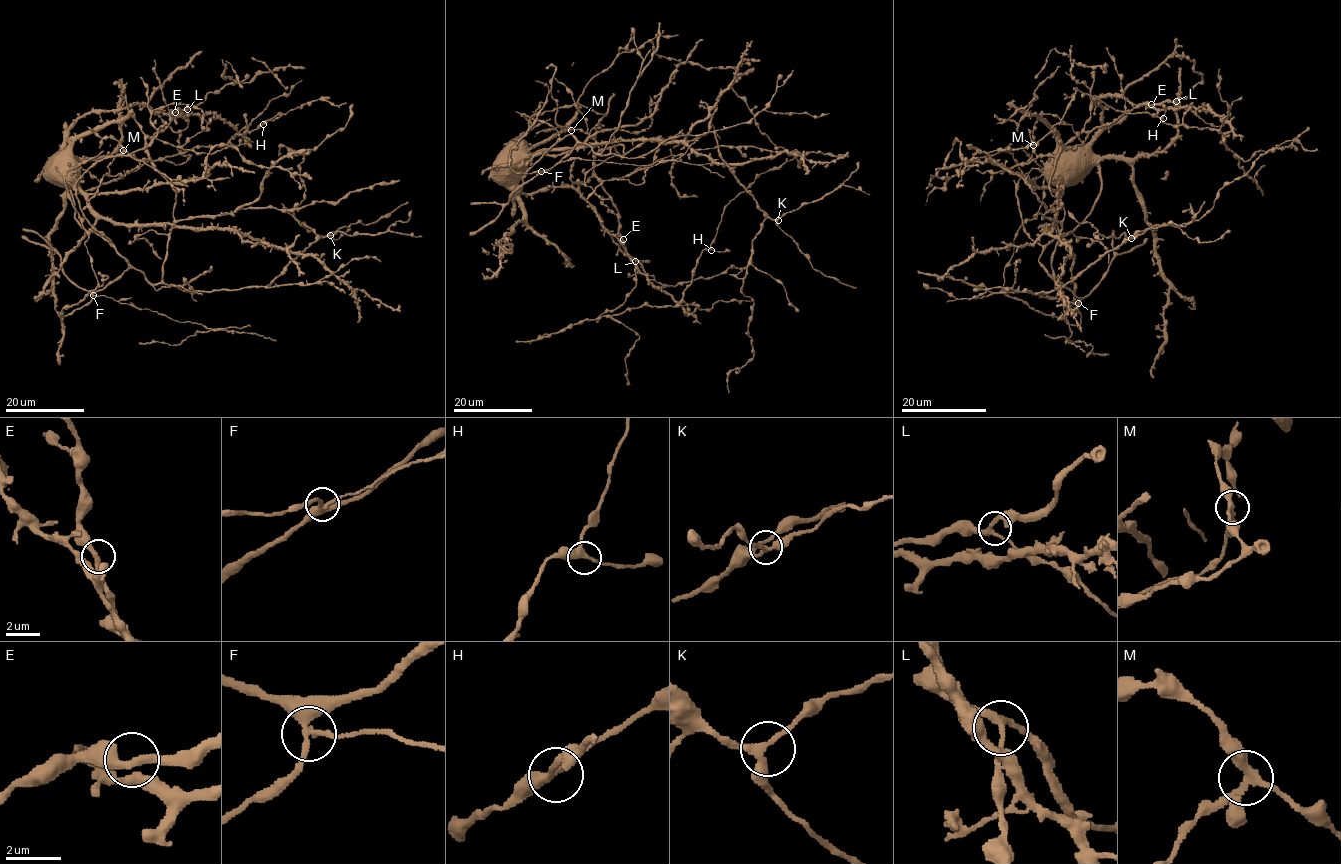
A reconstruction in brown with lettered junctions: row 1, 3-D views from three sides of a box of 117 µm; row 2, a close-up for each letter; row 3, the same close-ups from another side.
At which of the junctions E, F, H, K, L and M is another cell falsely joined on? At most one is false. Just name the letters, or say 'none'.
F

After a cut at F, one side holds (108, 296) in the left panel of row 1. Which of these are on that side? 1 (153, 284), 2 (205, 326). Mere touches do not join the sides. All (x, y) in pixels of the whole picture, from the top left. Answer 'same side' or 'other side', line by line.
1: other side
2: same side

